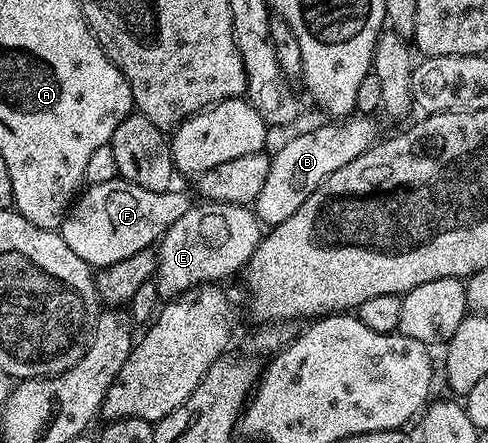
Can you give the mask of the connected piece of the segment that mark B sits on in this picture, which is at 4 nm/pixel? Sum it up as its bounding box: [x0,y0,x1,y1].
[253,115,376,227]

